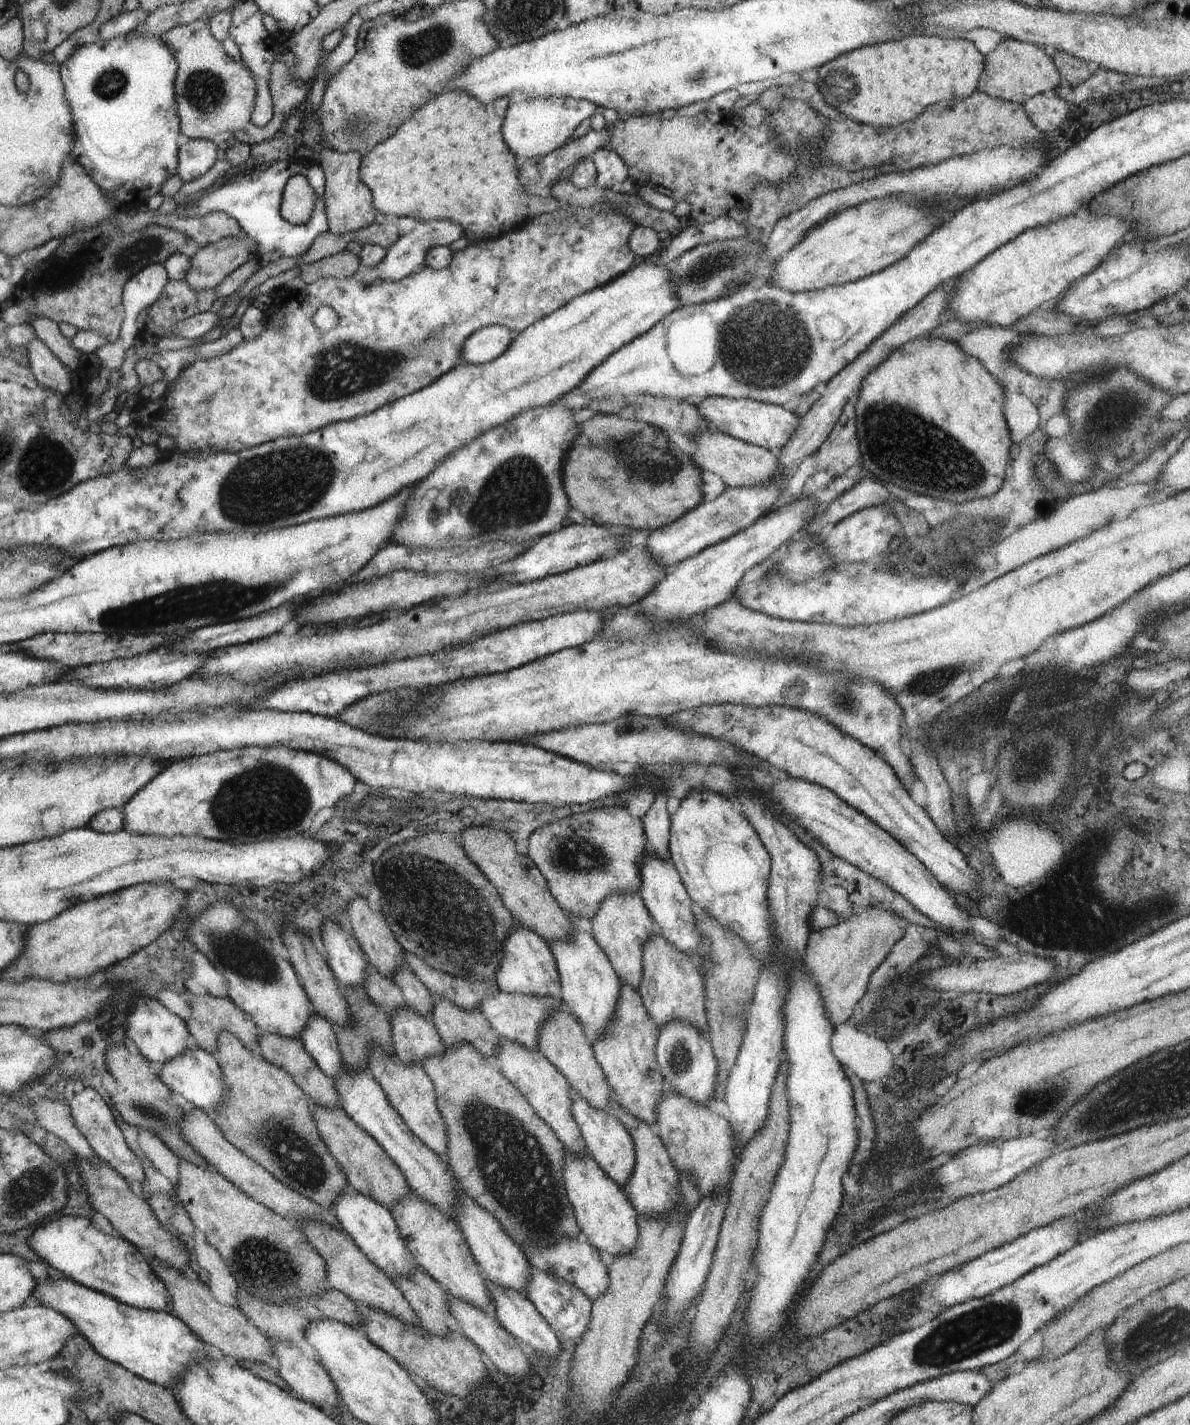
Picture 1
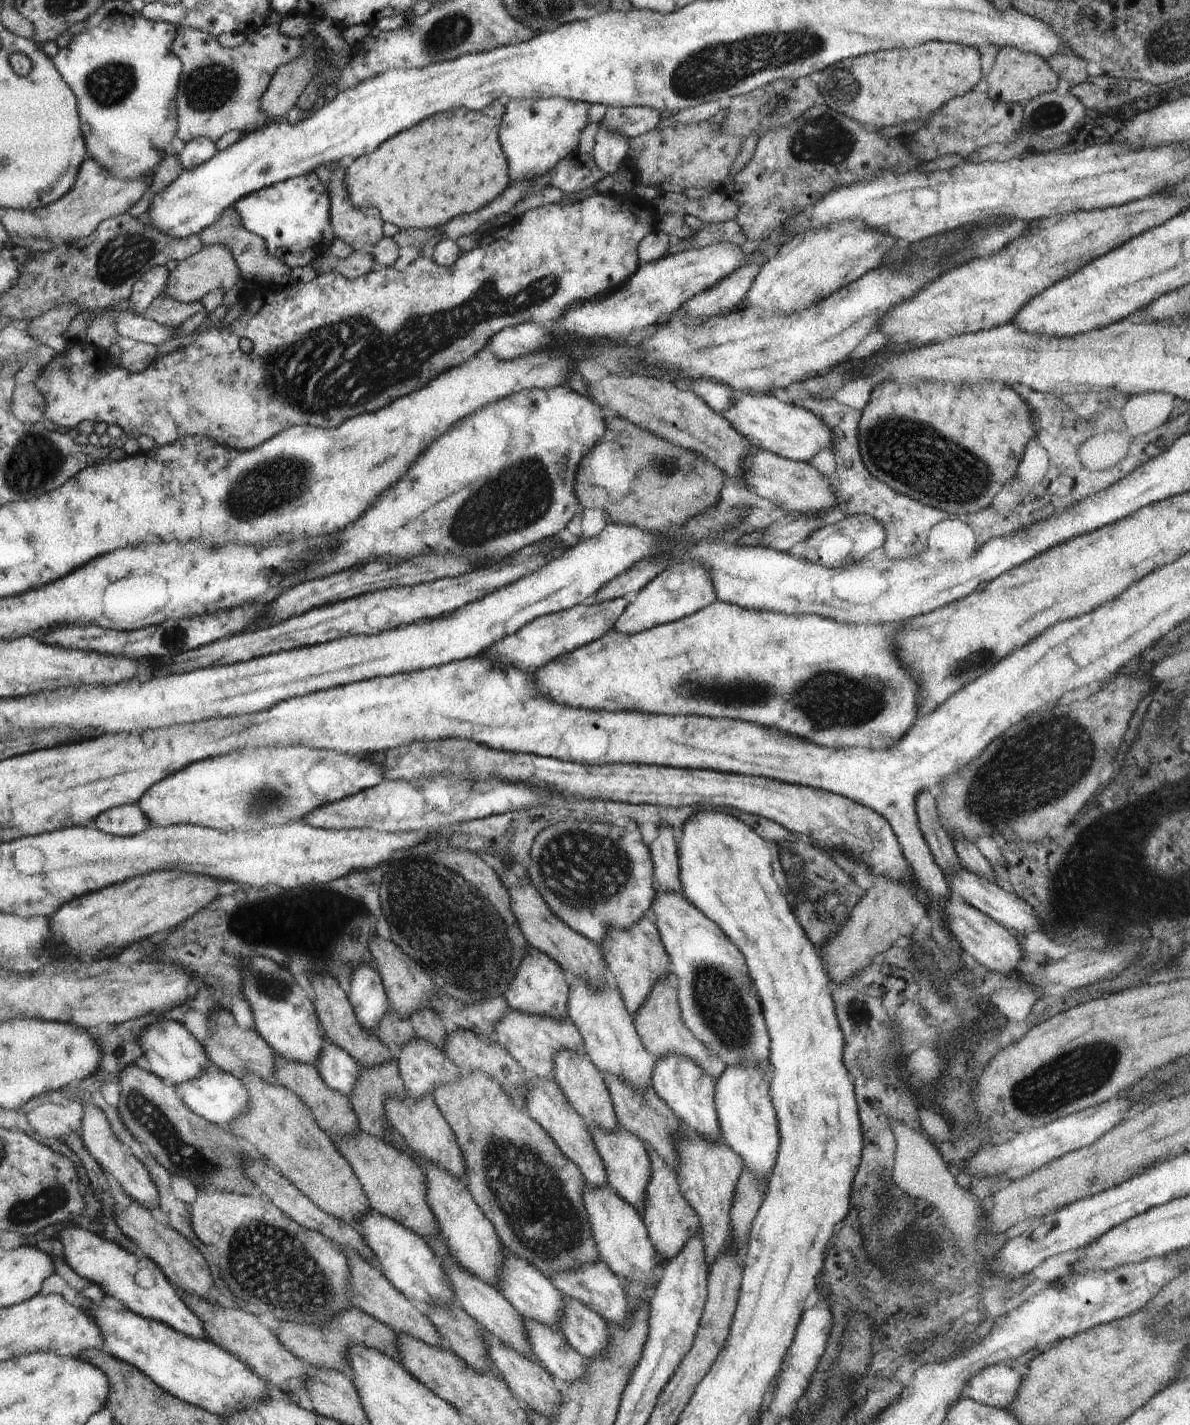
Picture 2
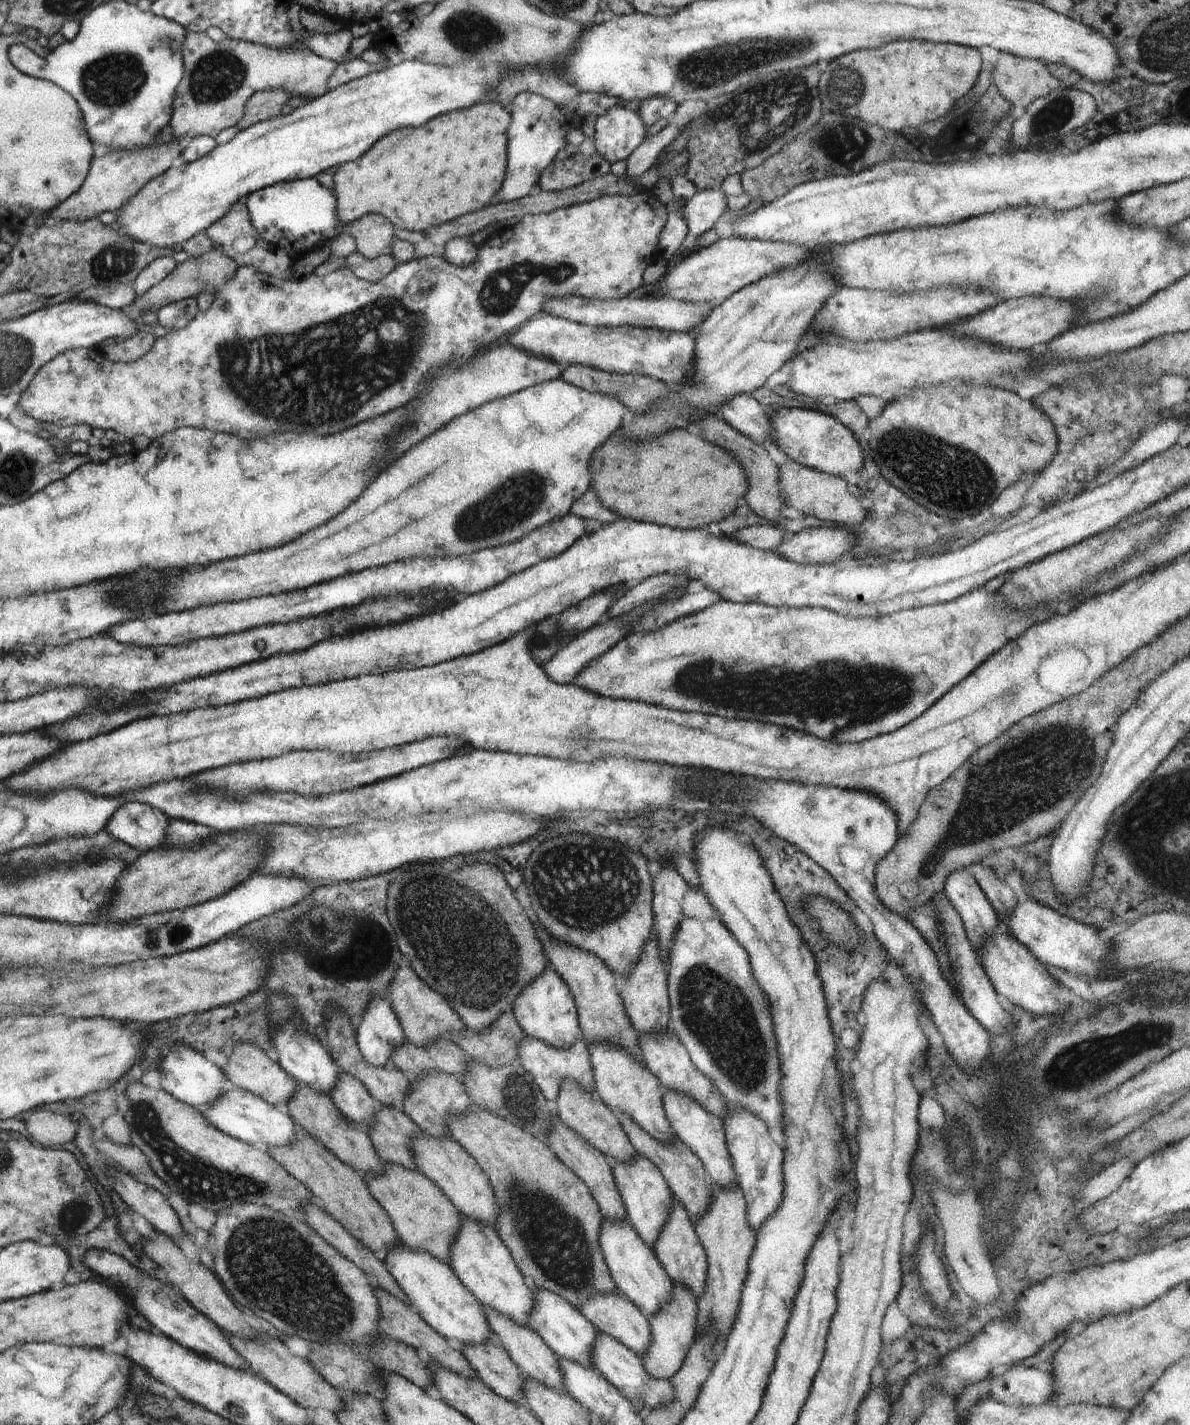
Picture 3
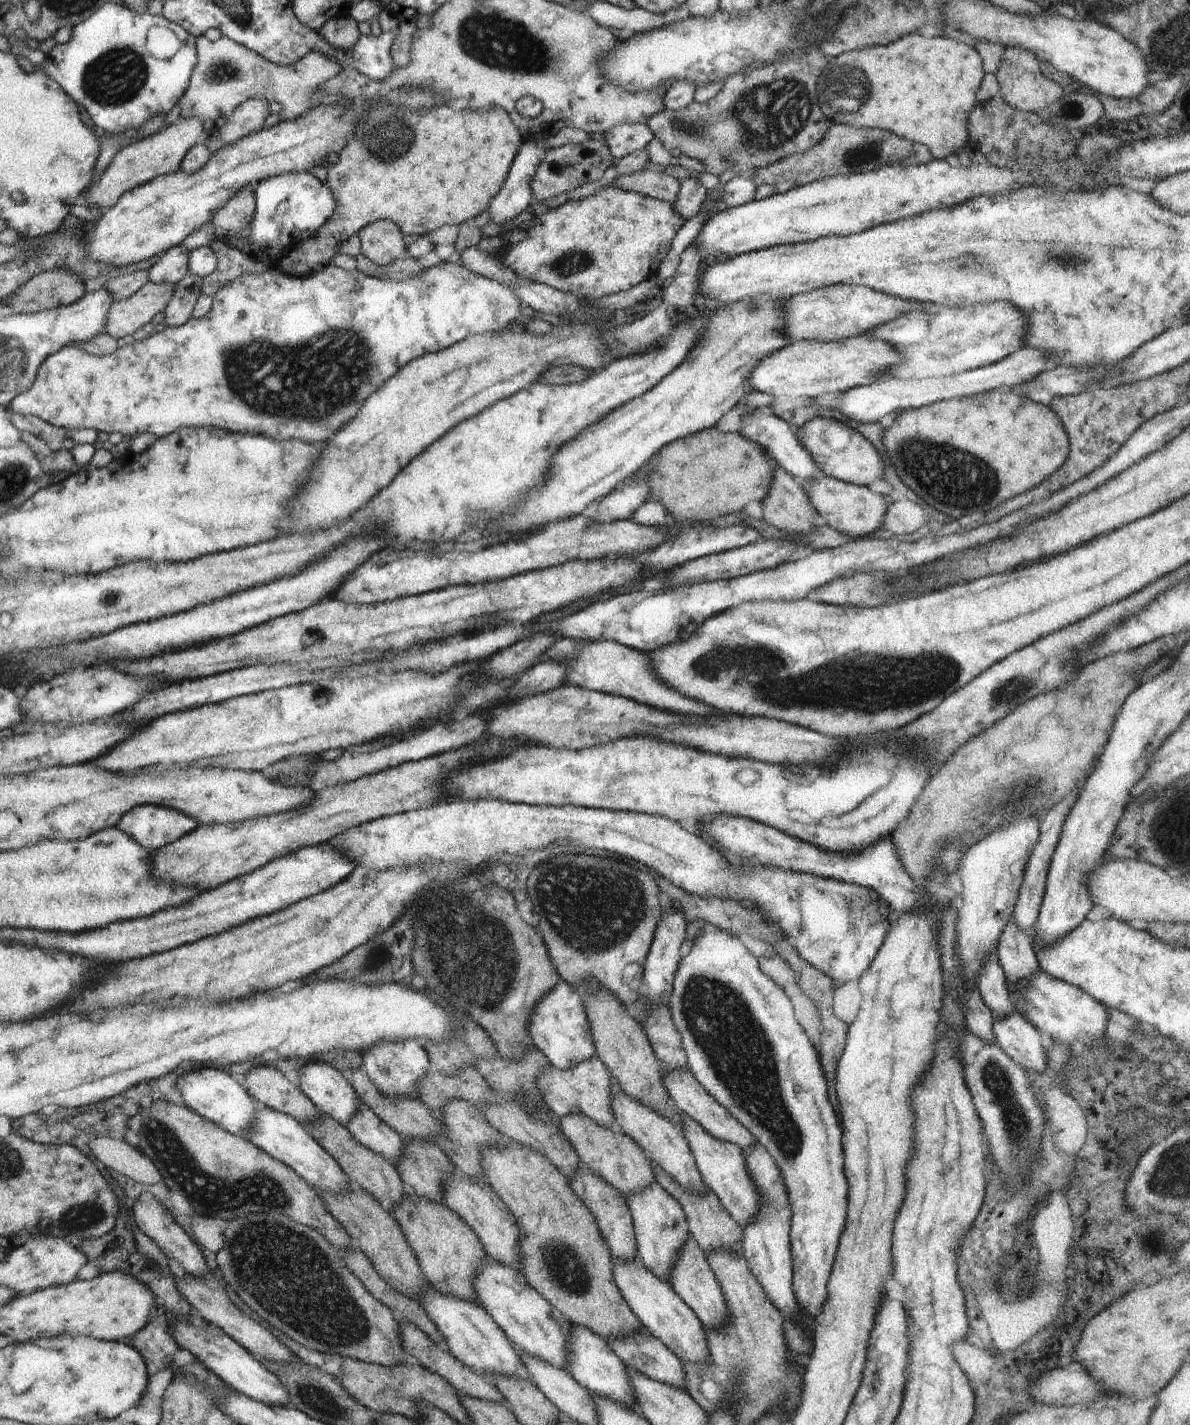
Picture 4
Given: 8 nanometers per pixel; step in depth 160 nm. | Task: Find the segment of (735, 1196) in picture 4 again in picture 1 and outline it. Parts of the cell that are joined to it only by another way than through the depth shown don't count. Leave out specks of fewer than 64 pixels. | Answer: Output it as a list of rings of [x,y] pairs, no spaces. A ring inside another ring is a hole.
[[[678,1020],[664,1024],[659,1030],[655,1053],[666,1088],[700,1106],[708,1106],[710,1100],[714,1100],[718,1064],[708,1036],[704,1036],[696,1026]]]

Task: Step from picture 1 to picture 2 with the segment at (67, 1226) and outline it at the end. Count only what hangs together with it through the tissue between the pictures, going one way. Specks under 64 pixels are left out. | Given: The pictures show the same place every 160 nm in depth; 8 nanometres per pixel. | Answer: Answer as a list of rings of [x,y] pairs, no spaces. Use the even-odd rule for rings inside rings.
[[[74,1224],[62,1228],[57,1239],[63,1244],[64,1262],[76,1276],[96,1284],[106,1296],[116,1298],[126,1306],[126,1309],[137,1315],[163,1322],[186,1336],[208,1339],[200,1319],[184,1304],[174,1286],[153,1260],[144,1255],[137,1258],[136,1255],[121,1249],[113,1241]]]

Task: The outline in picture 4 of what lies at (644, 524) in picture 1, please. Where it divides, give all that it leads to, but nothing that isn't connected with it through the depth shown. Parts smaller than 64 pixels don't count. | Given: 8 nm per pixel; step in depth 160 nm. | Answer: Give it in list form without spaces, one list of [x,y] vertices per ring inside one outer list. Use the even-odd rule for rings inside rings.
[[[702,430],[676,440],[660,450],[640,470],[640,478],[650,484],[650,497],[656,498],[676,522],[712,522],[720,516],[743,511],[749,502],[761,502],[772,488],[776,460],[768,452],[738,432]]]

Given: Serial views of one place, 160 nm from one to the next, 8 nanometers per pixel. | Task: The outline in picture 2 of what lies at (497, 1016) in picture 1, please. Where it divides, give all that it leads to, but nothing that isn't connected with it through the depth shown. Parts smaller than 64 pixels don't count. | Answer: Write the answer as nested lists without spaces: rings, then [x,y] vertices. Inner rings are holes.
[[[508,1009],[494,1023],[494,1040],[505,1048],[527,1071],[536,1077],[554,1079],[553,1054],[558,1049],[570,1049],[585,1053],[583,1038],[570,1017],[557,1019],[544,1015],[531,1015]]]

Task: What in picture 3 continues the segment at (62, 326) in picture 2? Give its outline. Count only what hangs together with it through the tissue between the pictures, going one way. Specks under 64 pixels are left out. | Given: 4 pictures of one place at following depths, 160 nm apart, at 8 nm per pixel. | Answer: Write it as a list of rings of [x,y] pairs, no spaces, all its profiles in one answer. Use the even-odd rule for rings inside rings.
[[[118,284],[116,288],[108,286],[91,287],[78,292],[75,299],[82,302],[98,302],[113,310],[126,310],[135,300],[136,292],[133,284]]]

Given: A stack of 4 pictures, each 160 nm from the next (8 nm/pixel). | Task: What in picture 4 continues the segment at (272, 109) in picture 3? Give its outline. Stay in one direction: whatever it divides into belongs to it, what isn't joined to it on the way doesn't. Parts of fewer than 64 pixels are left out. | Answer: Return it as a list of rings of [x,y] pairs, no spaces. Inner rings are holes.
[[[249,99],[241,103],[227,118],[226,123],[215,132],[224,146],[236,144],[236,140],[263,129],[264,120],[270,114],[268,103],[264,99]]]

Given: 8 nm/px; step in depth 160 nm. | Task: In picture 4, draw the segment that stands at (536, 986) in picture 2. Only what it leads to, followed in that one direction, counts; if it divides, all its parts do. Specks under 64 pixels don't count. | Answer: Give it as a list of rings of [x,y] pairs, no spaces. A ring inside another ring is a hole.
[[[564,980],[556,984],[550,994],[544,994],[544,998],[540,998],[540,1002],[534,1006],[528,1031],[532,1045],[554,1068],[568,1070],[592,1056],[598,1058],[583,1000],[580,999],[575,988]]]

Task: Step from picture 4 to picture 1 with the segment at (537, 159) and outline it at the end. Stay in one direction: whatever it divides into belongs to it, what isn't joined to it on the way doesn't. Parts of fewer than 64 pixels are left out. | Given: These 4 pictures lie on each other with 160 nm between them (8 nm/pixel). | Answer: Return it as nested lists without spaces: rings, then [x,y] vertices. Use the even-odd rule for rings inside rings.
[[[532,98],[520,103],[510,104],[502,124],[502,136],[508,150],[515,157],[516,168],[524,162],[546,156],[560,149],[571,138],[574,131],[586,118],[592,117],[597,106],[585,99],[574,98]]]

